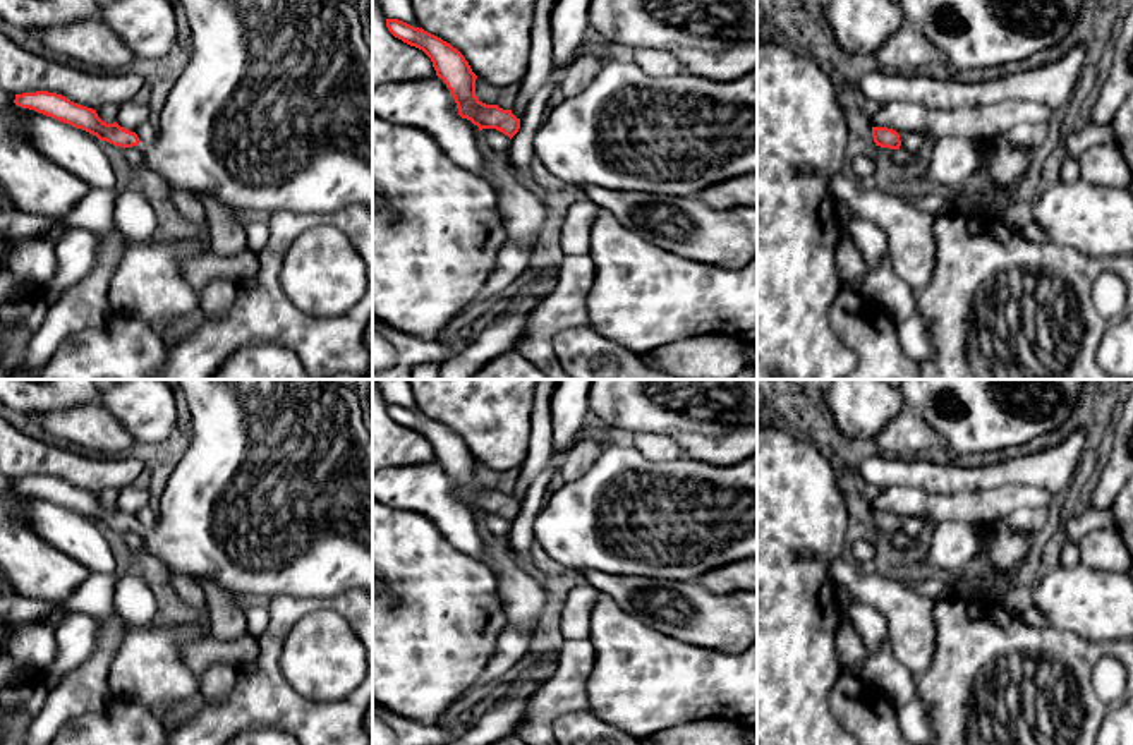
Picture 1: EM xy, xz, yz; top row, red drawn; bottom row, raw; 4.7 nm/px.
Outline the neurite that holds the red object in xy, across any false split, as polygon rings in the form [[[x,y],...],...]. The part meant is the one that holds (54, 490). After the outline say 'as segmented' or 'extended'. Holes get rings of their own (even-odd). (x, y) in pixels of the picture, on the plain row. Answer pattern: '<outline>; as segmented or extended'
[[[22,477],[15,479],[14,488],[21,493],[29,493],[76,513],[82,513],[100,525],[106,525],[124,534],[141,527],[136,517],[120,512],[117,506],[106,508],[98,501],[96,494],[77,489],[57,477]]]; as segmented

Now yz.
[[[872,512],[872,522],[881,532],[900,534],[901,530],[900,518],[888,512]]]; as segmented

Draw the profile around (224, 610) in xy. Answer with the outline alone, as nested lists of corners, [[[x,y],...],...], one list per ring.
[[[197,580],[197,584],[206,592],[206,621],[209,625],[209,635],[218,640],[237,640],[247,635],[245,621],[245,603],[223,589],[218,589],[215,584],[206,580]]]

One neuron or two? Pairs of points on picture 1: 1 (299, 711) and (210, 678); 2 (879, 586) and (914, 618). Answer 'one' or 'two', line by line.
1: two
2: one

